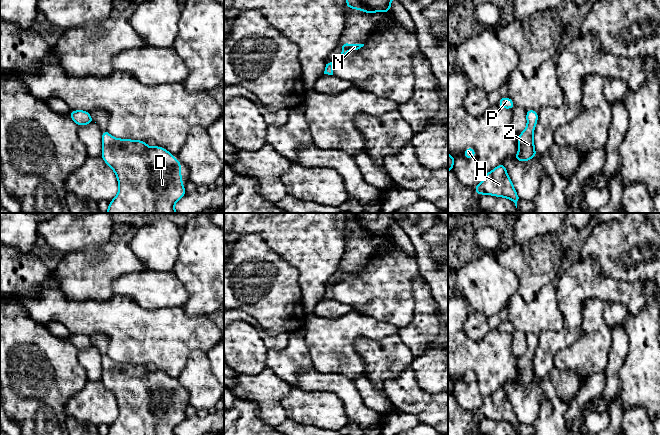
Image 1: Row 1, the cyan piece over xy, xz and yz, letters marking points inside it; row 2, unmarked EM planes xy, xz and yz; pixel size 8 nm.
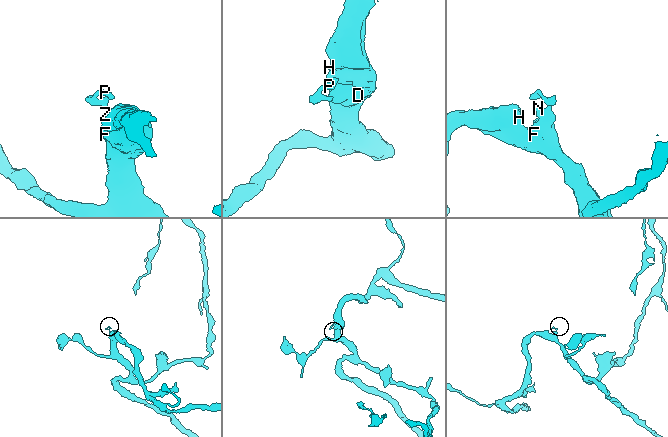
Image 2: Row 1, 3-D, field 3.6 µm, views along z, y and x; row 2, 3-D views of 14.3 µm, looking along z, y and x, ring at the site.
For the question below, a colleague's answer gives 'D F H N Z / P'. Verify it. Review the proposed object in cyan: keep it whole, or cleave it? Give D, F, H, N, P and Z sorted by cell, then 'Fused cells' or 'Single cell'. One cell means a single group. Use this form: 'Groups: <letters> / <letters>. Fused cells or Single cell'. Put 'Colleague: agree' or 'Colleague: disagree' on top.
Colleague: disagree
Groups: D F H N P Z. Single cell

